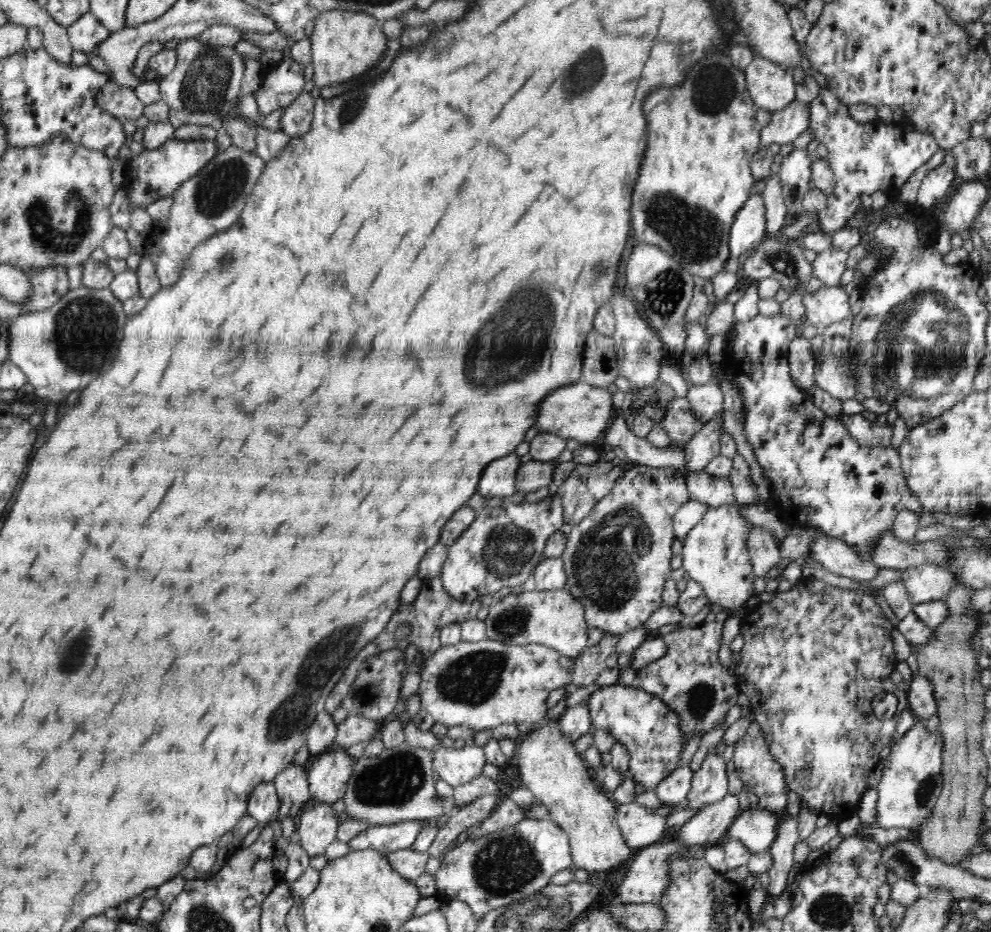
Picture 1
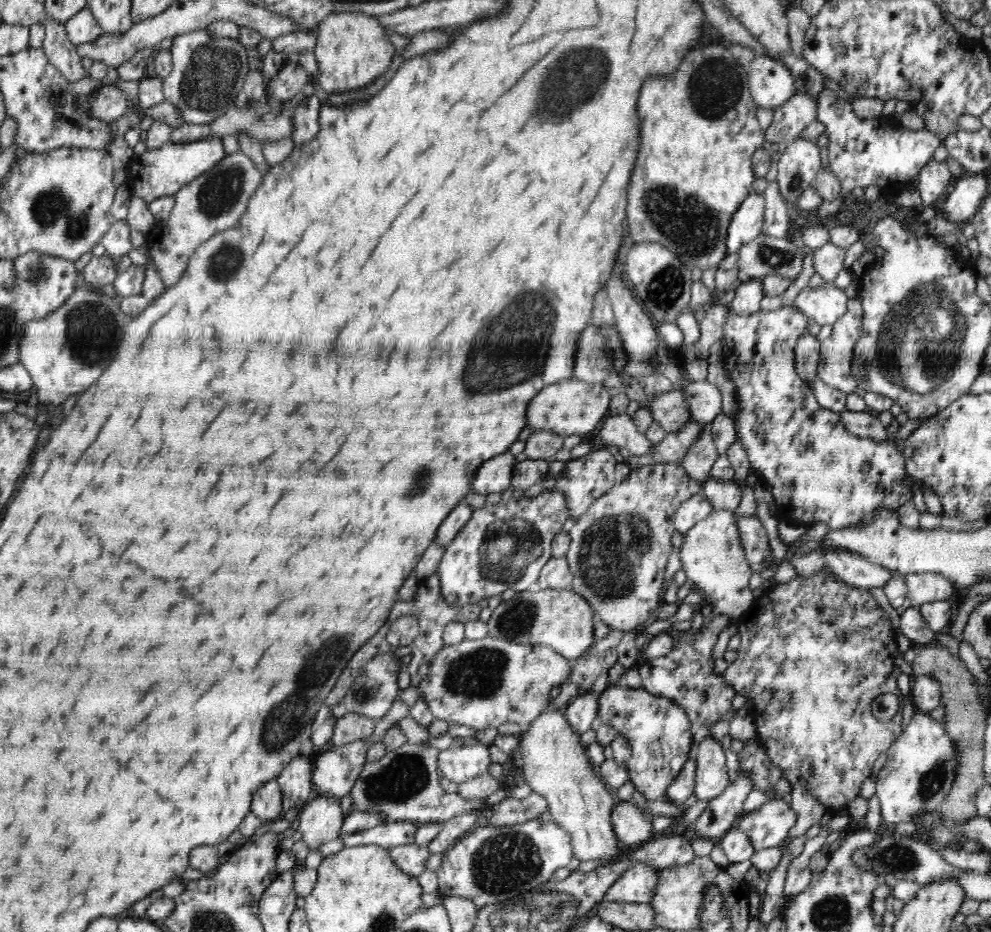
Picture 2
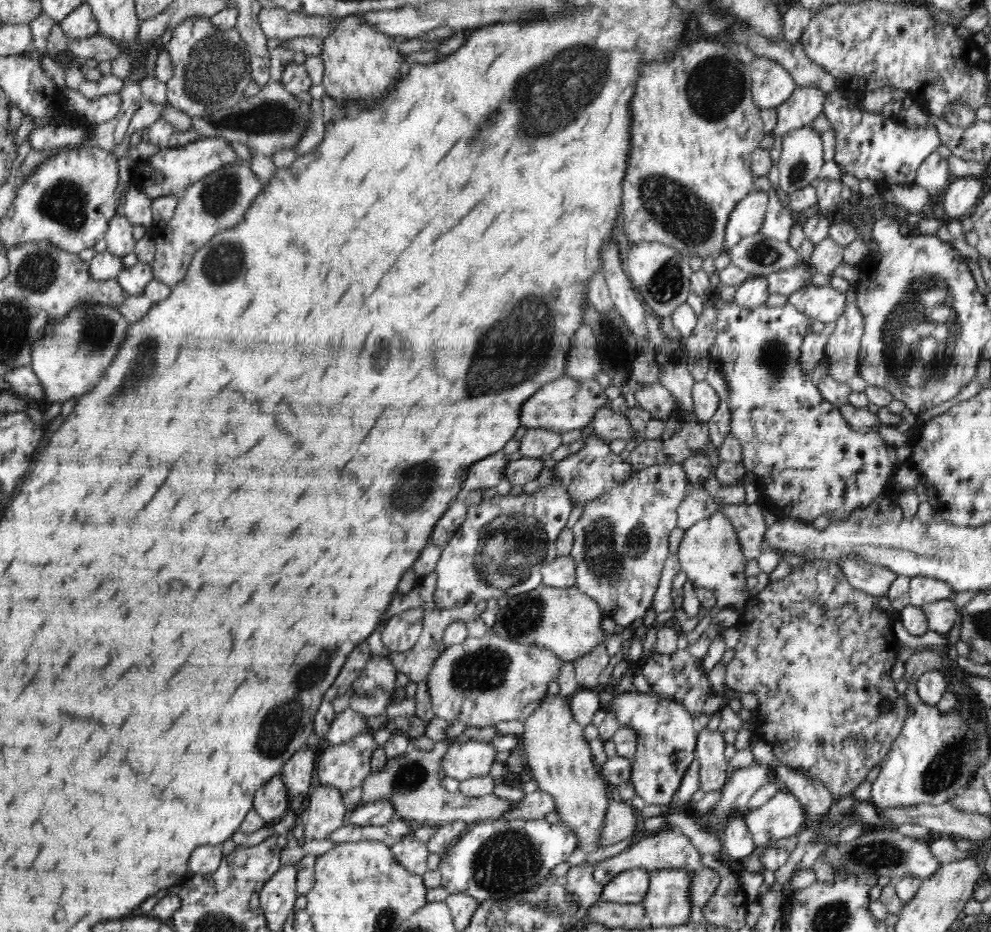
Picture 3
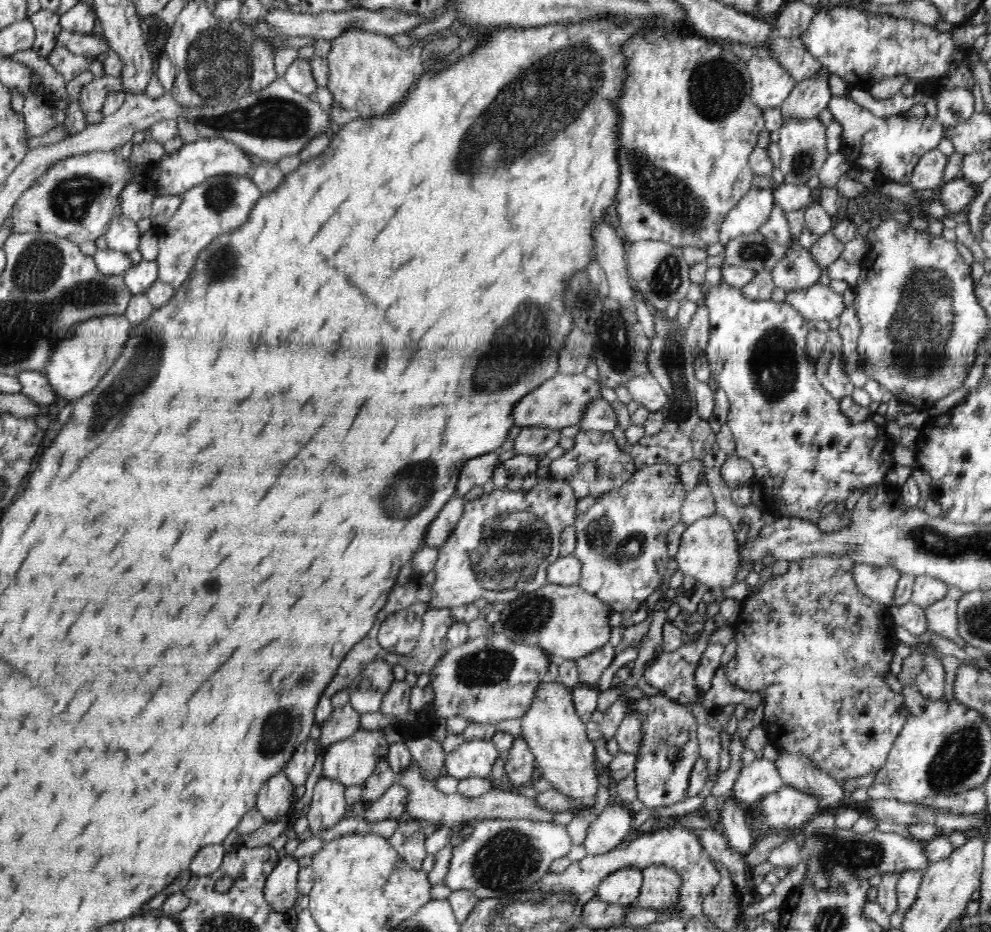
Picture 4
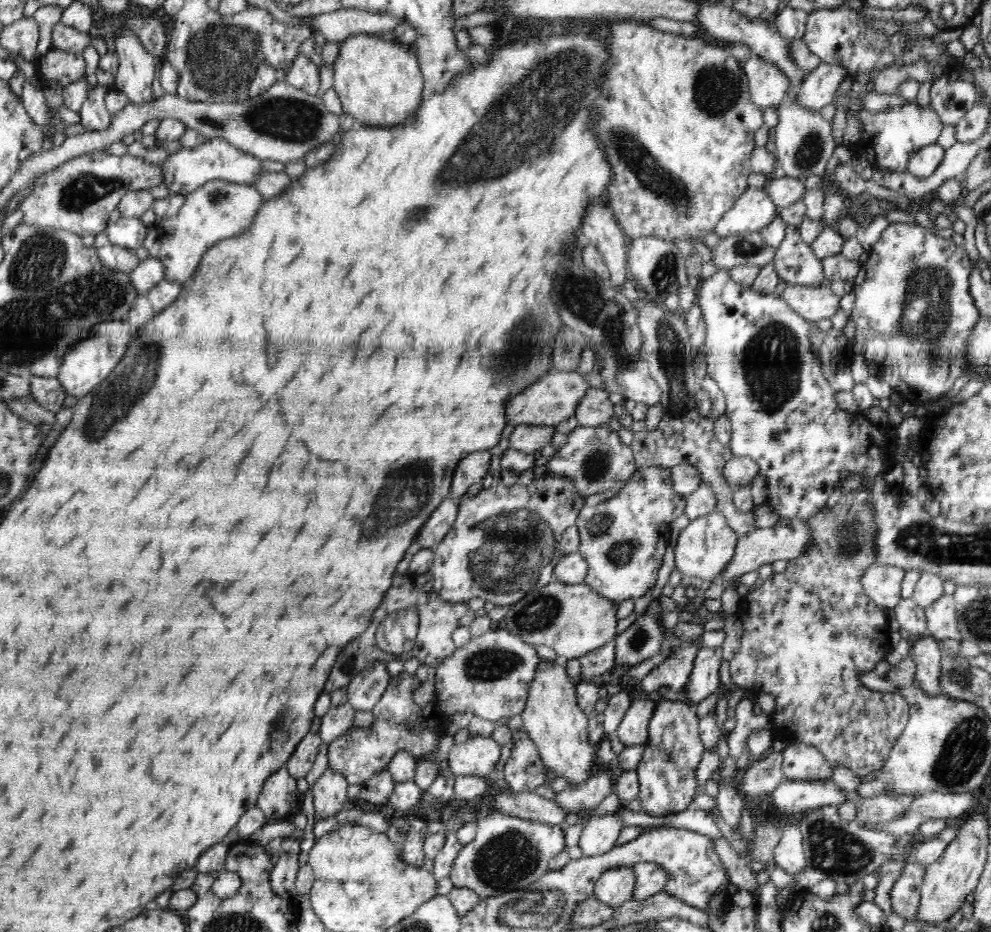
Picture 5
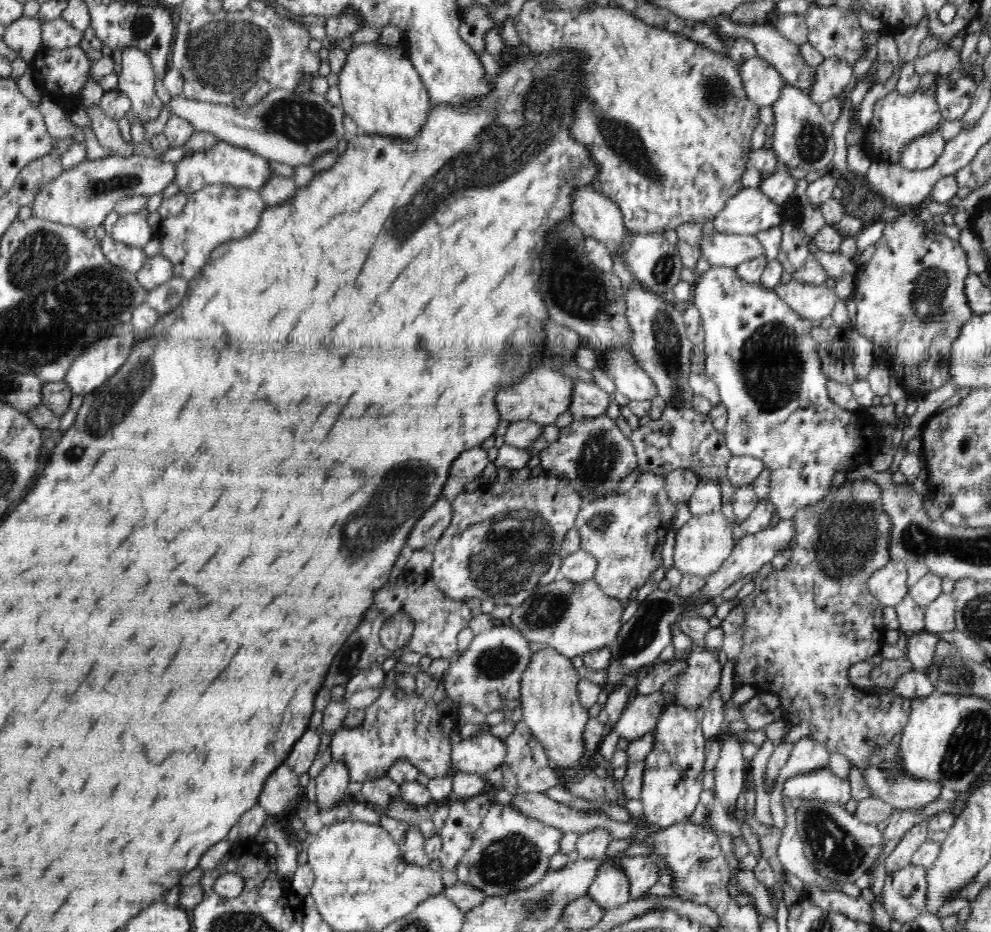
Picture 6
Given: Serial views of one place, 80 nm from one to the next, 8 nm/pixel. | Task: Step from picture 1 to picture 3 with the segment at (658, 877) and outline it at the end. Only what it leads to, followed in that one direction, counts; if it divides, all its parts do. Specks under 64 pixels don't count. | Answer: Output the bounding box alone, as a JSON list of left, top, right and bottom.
[601,867,650,904]

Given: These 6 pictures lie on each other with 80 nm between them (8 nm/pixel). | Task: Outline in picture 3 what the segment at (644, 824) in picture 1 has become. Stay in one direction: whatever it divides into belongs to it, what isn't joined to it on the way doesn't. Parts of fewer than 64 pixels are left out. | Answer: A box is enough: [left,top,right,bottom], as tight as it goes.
[599,798,638,847]

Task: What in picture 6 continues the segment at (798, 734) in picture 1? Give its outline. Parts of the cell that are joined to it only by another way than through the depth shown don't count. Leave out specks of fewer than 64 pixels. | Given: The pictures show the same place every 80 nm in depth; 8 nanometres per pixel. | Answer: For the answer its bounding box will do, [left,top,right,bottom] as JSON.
[733,479,911,771]

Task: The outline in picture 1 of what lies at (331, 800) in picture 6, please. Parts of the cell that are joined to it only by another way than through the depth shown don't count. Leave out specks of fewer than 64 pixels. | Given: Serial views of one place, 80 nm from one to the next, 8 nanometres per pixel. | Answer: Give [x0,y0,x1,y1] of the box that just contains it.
[298,802,343,857]

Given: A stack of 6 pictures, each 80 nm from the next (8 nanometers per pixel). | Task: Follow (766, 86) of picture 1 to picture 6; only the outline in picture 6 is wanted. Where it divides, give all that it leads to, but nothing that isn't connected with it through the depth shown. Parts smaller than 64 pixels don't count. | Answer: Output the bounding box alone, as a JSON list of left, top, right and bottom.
[738,55,786,107]

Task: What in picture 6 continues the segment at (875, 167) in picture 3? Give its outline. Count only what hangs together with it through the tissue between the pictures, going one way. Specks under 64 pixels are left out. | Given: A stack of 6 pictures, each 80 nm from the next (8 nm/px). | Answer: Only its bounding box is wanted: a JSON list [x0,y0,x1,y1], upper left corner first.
[860,81,942,163]

